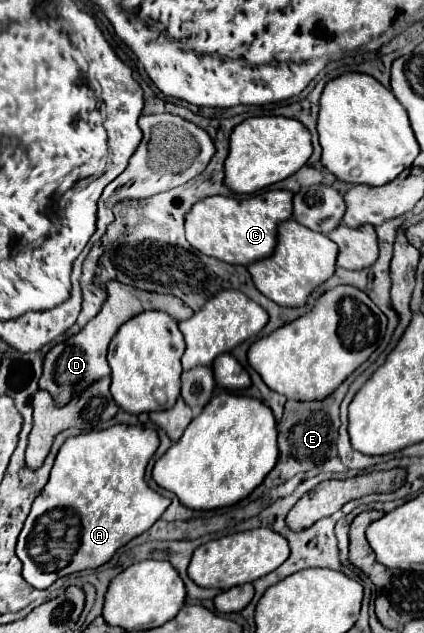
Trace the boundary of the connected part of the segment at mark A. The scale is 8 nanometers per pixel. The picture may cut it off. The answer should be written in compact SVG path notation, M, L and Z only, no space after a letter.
M114 425L104 431L94 431L64 441L56 455L50 481L34 499L24 529L18 537L16 555L24 565L22 577L26 579L26 583L36 589L48 589L60 577L100 567L108 559L112 559L112 555L120 547L148 531L160 519L160 515L168 509L170 499L150 489L144 481L146 465L156 453L158 445L160 439L154 429L134 425Z

